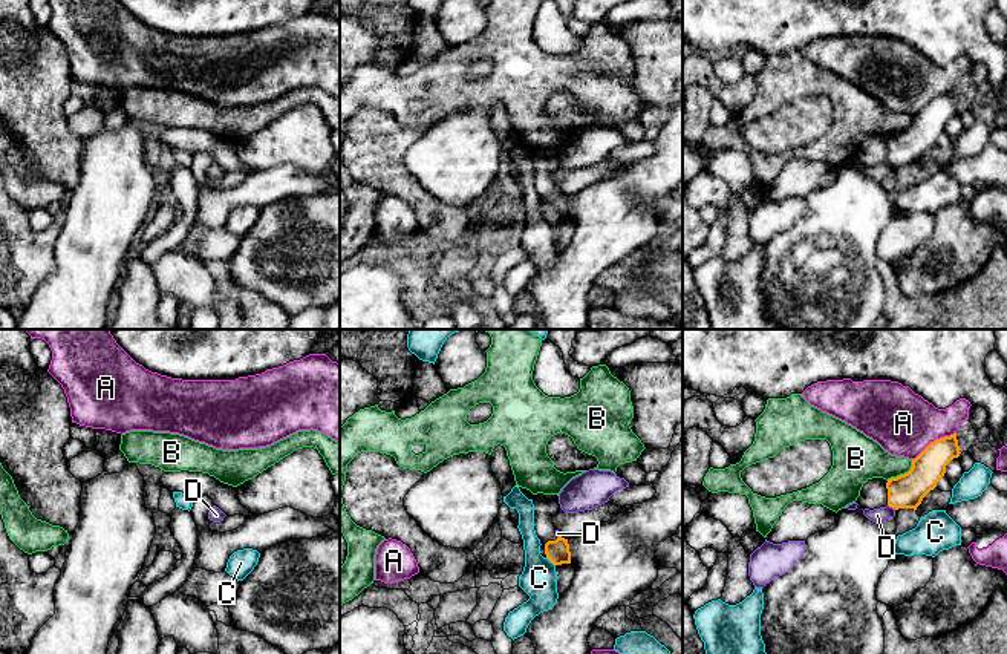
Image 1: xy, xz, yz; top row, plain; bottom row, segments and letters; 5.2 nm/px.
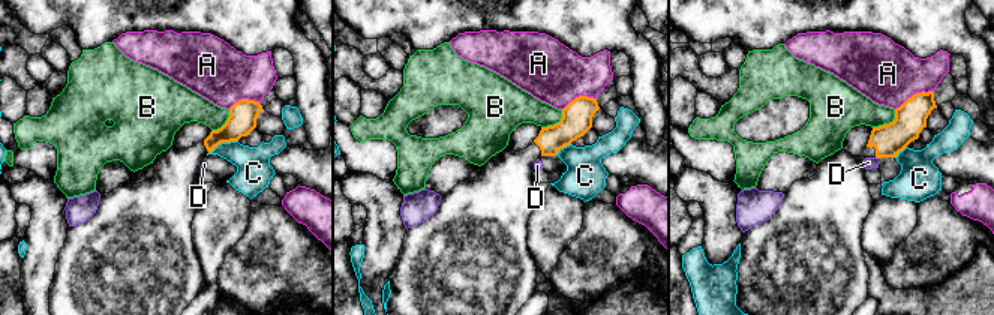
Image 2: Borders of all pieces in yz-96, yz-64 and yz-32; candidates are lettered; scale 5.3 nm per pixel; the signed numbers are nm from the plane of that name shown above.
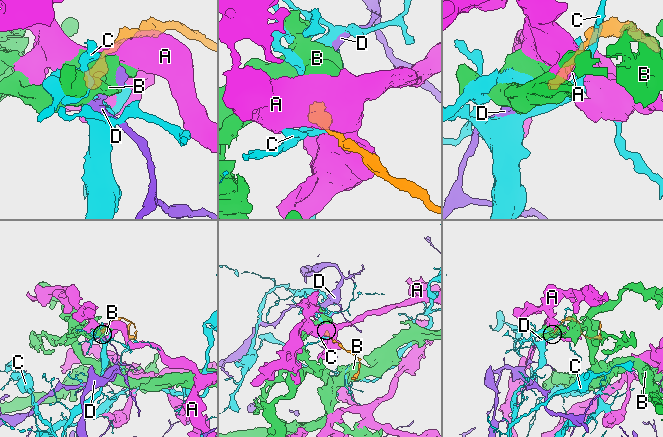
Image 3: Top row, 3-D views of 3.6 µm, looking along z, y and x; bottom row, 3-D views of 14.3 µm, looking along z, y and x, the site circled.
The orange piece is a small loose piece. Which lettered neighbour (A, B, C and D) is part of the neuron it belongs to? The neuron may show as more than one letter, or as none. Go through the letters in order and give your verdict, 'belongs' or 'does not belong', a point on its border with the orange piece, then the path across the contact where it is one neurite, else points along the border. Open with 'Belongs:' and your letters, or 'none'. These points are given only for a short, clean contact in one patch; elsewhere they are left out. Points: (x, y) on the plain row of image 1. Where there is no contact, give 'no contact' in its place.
Belongs: none
A: does not belong | yz (935, 97)
B: does not belong | yz (902, 132) | along yz (912, 117), (912, 123), (906, 129), (886, 137)
C: does not belong | xz (550, 216) | along xz (547, 213), (554, 222)
D: does not belong | yz (892, 164) | along yz (888, 161), (896, 166)

